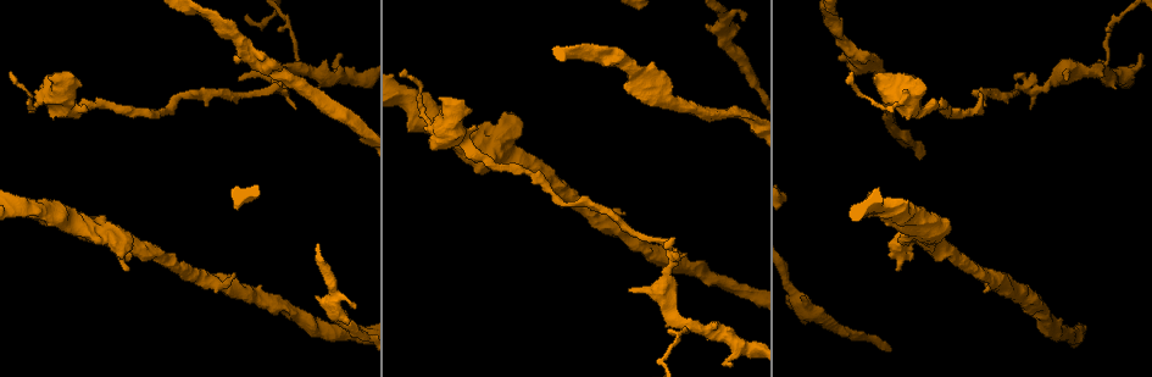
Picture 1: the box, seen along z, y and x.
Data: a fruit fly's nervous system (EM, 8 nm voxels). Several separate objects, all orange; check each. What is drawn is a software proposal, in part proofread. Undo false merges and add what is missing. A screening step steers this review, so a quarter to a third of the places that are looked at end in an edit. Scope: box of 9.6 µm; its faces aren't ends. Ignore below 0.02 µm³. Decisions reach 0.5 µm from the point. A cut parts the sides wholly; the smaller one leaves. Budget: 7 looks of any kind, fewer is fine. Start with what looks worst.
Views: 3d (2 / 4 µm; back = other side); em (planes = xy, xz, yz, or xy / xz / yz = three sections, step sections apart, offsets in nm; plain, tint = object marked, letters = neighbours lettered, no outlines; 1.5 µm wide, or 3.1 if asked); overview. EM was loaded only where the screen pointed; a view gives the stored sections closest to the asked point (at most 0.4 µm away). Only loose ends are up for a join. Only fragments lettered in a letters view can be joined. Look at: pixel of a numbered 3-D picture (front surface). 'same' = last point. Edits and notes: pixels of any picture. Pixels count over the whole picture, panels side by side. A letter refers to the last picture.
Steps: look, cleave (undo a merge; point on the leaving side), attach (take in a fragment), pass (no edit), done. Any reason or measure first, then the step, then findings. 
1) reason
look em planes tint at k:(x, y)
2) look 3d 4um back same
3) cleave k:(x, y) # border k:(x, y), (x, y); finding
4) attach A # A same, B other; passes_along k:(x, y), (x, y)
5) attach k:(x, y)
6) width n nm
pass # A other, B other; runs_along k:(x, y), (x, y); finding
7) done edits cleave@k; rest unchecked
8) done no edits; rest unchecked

abrupt turn
look em planes plain at 1:(1019, 87)

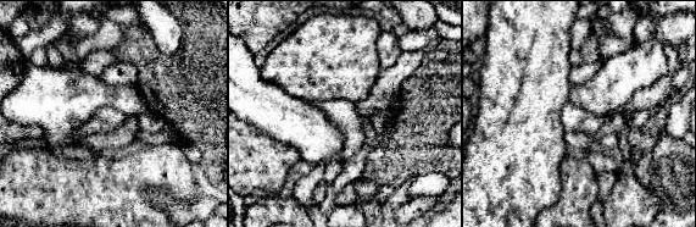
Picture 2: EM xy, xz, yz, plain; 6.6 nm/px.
with the object marked
look em planes tint same

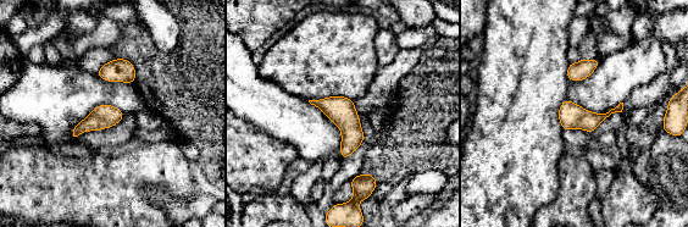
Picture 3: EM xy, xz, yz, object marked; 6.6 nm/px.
look em planes letters same

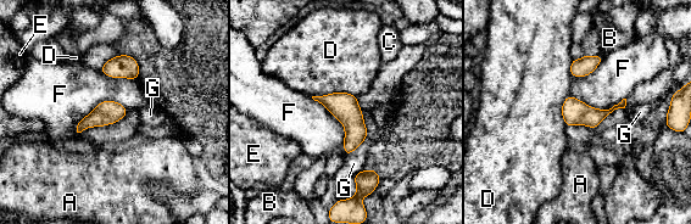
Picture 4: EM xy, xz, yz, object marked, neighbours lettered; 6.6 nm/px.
width 160 nm
pass # A other, B other, C other, D other, E other, F other, G other; border 4:(127, 108), (101, 101), (74, 135); all the same cell

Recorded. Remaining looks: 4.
an open end
look 3d 4um at 1:(350, 306)

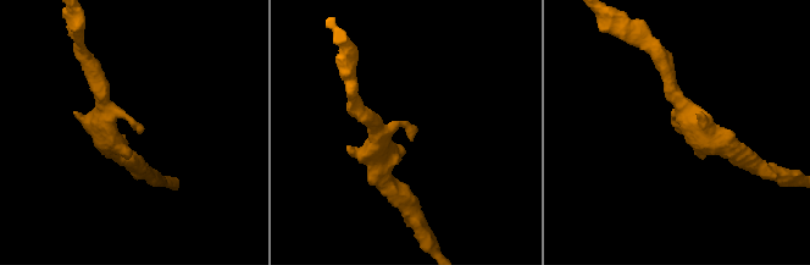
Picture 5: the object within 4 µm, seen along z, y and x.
arm_widths 280, 380 nm
look em yz step 4 letters at 5:(138, 130)

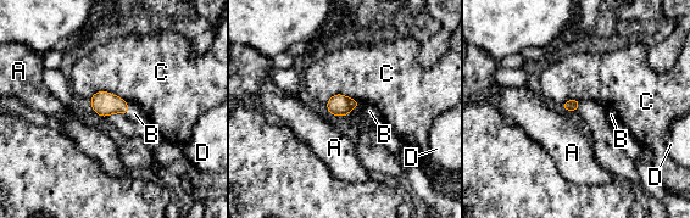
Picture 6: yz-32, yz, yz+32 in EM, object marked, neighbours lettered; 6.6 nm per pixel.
attach B # A other, B same, C other, D other; the cell continues

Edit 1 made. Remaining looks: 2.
done edits attach@6; rest unchecked

